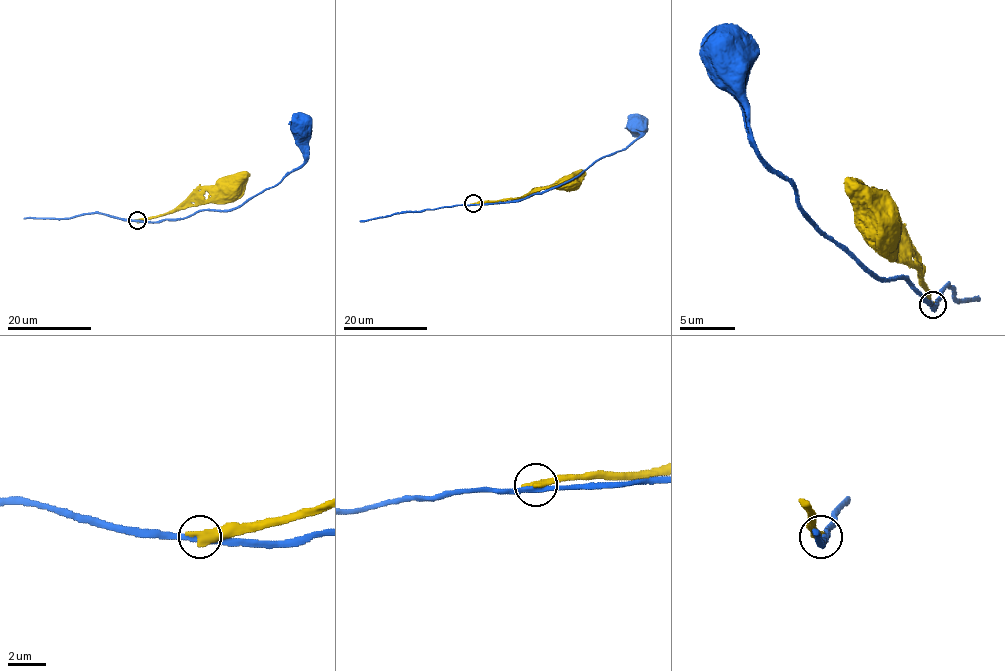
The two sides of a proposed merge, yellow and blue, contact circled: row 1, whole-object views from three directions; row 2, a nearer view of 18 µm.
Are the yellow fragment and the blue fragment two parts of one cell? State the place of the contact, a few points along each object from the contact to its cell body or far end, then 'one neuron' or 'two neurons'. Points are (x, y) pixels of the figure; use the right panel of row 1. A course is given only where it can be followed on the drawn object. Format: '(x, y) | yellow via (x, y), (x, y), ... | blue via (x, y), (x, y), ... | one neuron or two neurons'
(933, 305) | yellow via (932, 305), (921, 267), (894, 240), (891, 229), (869, 209), (874, 218) | blue via (935, 305), (905, 278), (880, 278), (806, 215), (795, 187), (757, 152), (743, 94), (746, 48), (732, 50) | two neurons

